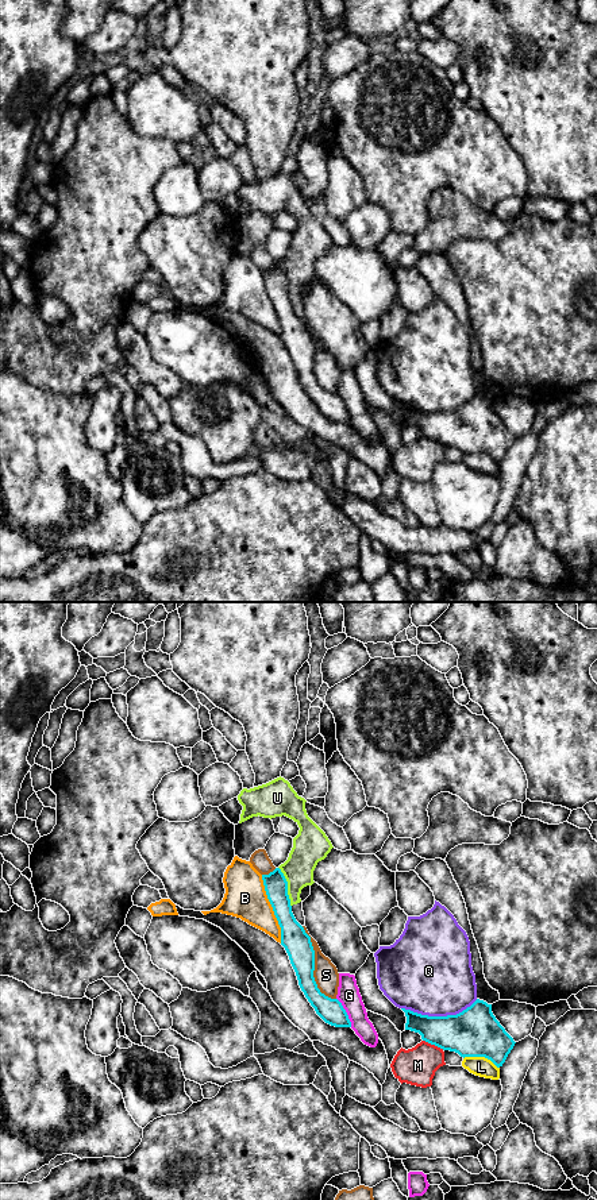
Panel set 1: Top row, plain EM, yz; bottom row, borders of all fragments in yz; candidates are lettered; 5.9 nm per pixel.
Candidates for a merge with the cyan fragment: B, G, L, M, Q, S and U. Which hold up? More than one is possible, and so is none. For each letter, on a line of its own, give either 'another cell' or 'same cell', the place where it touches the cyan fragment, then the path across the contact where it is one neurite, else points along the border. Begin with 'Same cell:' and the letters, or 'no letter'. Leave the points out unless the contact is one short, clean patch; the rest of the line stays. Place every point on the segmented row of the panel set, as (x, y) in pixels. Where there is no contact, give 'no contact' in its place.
Same cell: U
B: another cell; contact yz (273, 909)
G: another cell; contact yz (346, 1013); border yz (336, 998), (351, 1026)
L: another cell; contact yz (481, 1056)
M: another cell; contact yz (434, 1044)
Q: another cell; contact yz (439, 1017)
S: another cell; contact yz (314, 967)
U: same cell; contact yz (287, 887)

